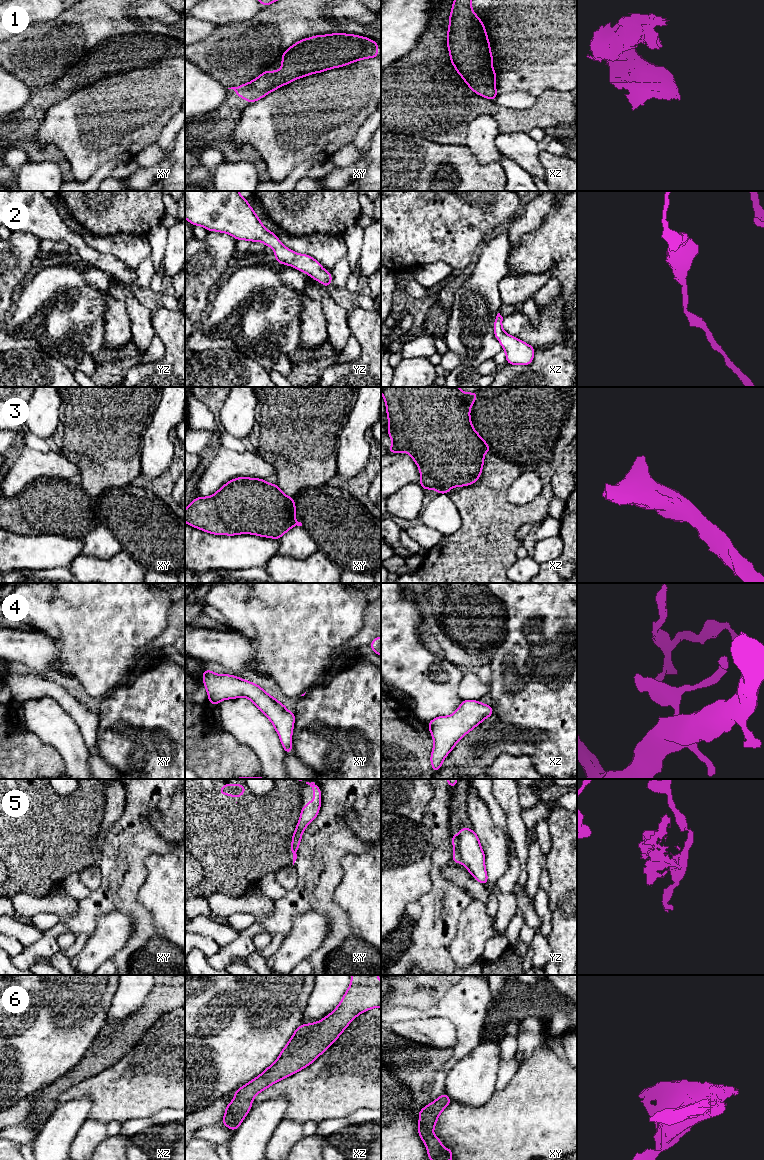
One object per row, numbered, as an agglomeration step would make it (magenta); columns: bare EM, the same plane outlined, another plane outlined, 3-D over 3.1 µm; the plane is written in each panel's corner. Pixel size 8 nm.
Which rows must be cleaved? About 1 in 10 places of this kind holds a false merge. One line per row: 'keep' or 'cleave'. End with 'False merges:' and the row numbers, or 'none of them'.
1: keep
2: keep
3: keep
4: keep
5: cleave
6: keep
False merges: 5

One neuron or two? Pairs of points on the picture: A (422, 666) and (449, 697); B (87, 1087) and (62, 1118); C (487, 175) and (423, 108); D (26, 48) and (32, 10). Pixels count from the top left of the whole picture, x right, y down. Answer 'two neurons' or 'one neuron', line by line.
A: one neuron
B: two neurons
C: two neurons
D: two neurons

